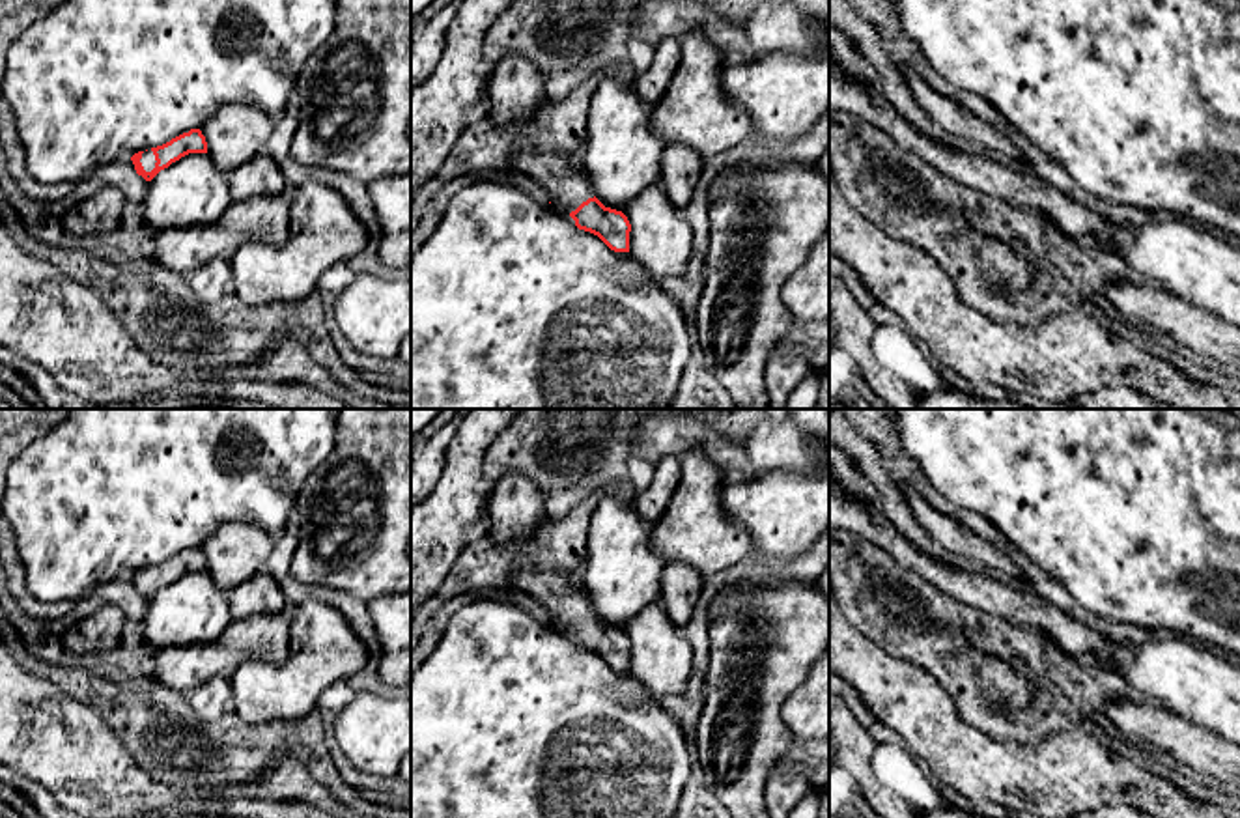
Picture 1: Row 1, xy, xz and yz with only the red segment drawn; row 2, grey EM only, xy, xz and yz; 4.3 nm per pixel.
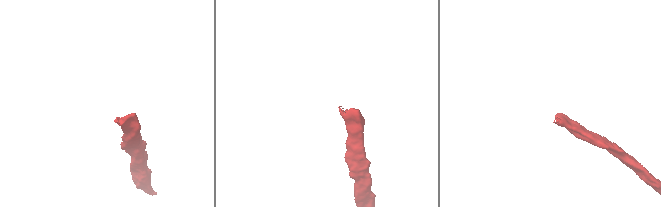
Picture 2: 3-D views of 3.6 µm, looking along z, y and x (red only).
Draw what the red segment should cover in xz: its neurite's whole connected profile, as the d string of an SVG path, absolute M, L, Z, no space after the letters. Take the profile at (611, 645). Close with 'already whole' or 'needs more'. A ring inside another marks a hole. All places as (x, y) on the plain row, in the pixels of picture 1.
M527 553L527 558L514 566L512 581L542 601L549 620L568 631L579 648L598 654L614 670L629 670L629 639L594 614L579 570L564 575L540 568L536 555Z | needs more

